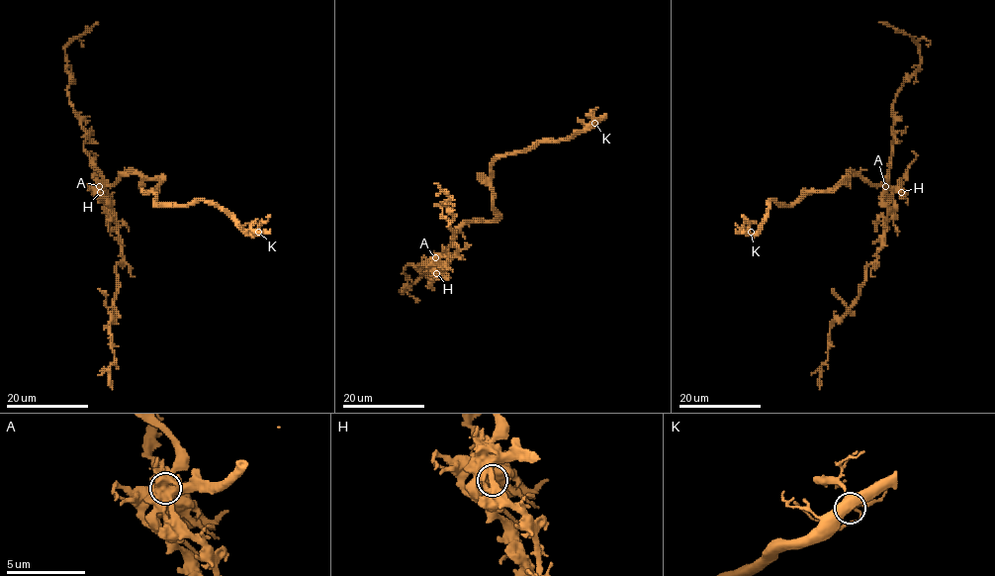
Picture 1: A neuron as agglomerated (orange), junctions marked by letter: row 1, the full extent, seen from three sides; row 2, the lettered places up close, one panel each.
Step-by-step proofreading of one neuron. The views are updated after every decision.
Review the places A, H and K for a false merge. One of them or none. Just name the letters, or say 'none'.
A

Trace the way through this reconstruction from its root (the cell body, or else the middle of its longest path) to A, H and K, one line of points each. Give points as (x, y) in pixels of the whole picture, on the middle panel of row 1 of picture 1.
A: (456, 238), (434, 257)
H: (456, 238), (432, 263), (436, 273)
K: (456, 238), (467, 222), (498, 217), (491, 185), (497, 159), (542, 142), (567, 141), (594, 123)

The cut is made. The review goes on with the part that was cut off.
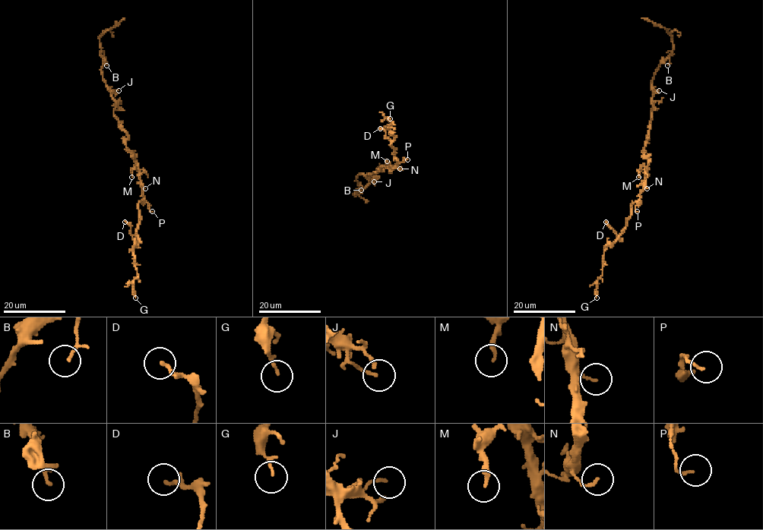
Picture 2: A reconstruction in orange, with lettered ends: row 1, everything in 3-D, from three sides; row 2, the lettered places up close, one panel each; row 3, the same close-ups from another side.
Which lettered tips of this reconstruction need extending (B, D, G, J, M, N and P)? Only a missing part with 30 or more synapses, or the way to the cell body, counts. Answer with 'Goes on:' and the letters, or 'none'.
Goes on: none

